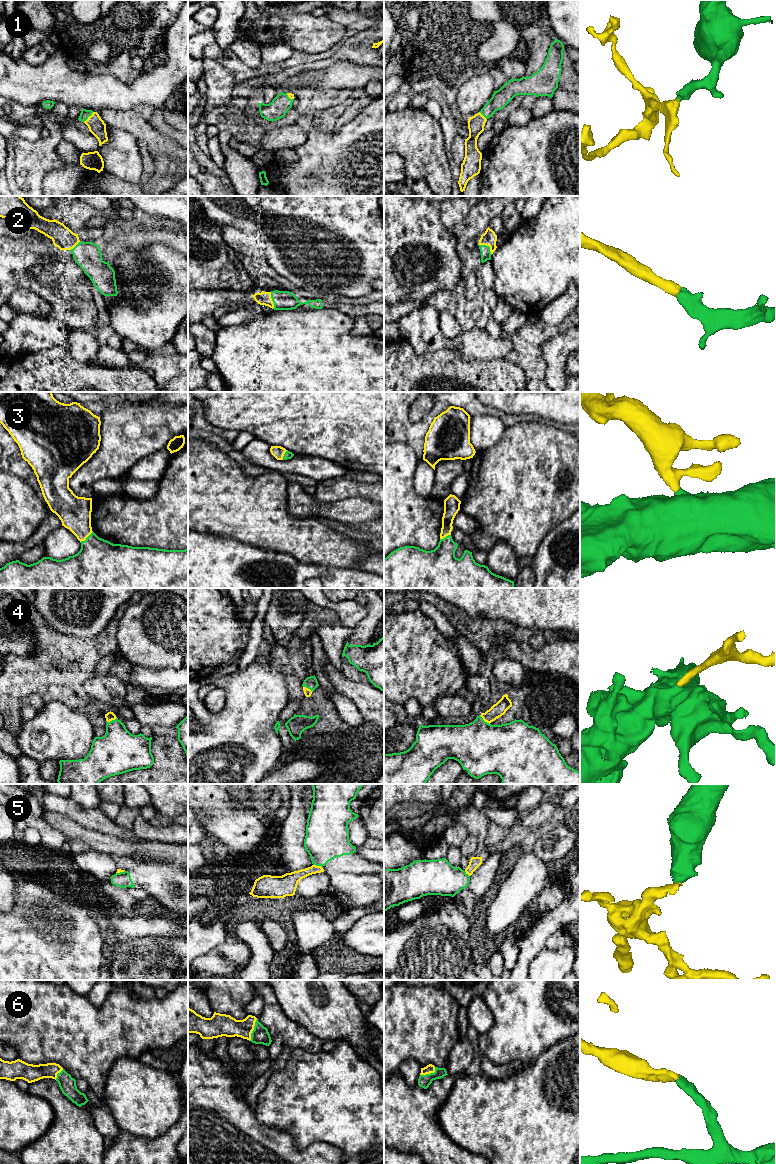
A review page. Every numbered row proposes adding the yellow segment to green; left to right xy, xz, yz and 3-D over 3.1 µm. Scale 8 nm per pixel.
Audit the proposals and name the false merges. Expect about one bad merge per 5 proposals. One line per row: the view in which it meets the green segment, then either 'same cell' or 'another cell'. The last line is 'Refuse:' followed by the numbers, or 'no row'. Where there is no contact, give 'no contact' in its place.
1: meets green in xy; same cell
2: meets green in yz; same cell
3: meets green in xy; same cell
4: meets green in yz; same cell
5: meets green in xz; another cell
6: meets green in xz; same cell
Refuse: 5

